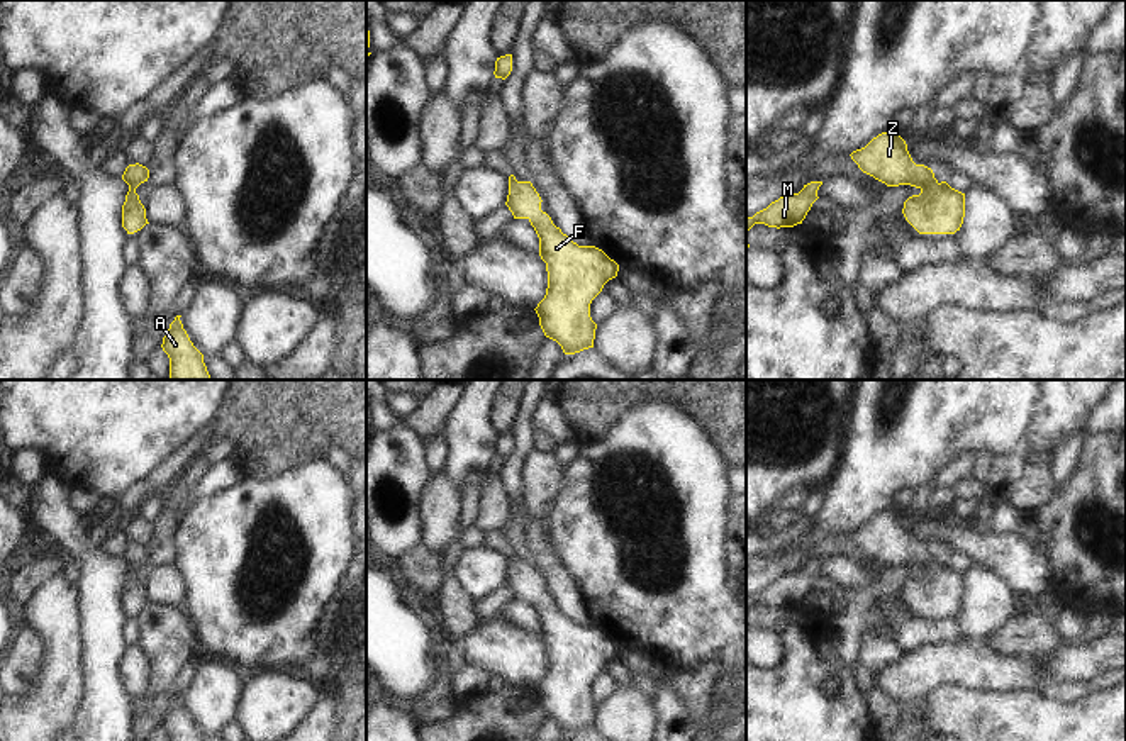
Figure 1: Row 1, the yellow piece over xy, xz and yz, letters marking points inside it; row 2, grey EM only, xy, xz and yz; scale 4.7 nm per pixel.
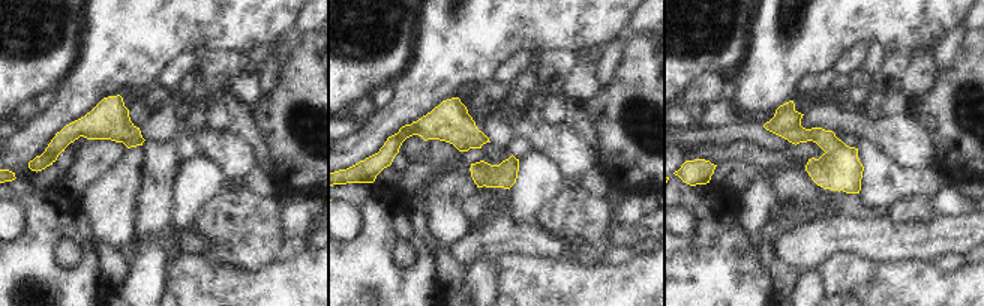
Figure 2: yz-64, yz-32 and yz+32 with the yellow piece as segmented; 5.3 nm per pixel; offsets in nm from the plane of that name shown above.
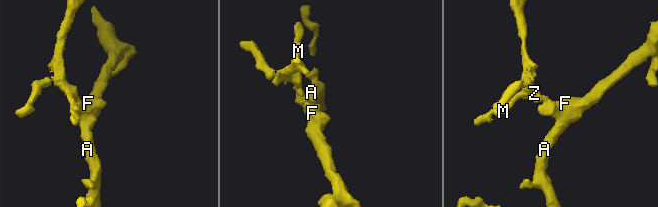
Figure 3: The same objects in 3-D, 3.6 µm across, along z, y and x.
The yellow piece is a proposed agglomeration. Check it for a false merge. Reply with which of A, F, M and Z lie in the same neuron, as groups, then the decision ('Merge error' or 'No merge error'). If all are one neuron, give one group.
Groups: A F M Z. No merge error.

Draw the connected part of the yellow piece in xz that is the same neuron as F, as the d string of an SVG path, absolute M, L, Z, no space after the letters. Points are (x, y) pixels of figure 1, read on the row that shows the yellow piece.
M509 176L505 205L514 219L527 219L539 237L539 256L546 263L548 288L544 298L534 309L546 337L556 341L565 354L575 354L594 348L597 324L590 317L590 304L604 285L617 276L619 265L595 246L578 246L561 232L551 217L541 210L541 197L531 181L517 181Z

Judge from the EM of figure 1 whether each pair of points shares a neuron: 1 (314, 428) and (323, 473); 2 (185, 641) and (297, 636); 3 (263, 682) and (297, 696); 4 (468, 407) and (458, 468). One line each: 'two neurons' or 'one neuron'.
1: two neurons
2: two neurons
3: one neuron
4: one neuron

